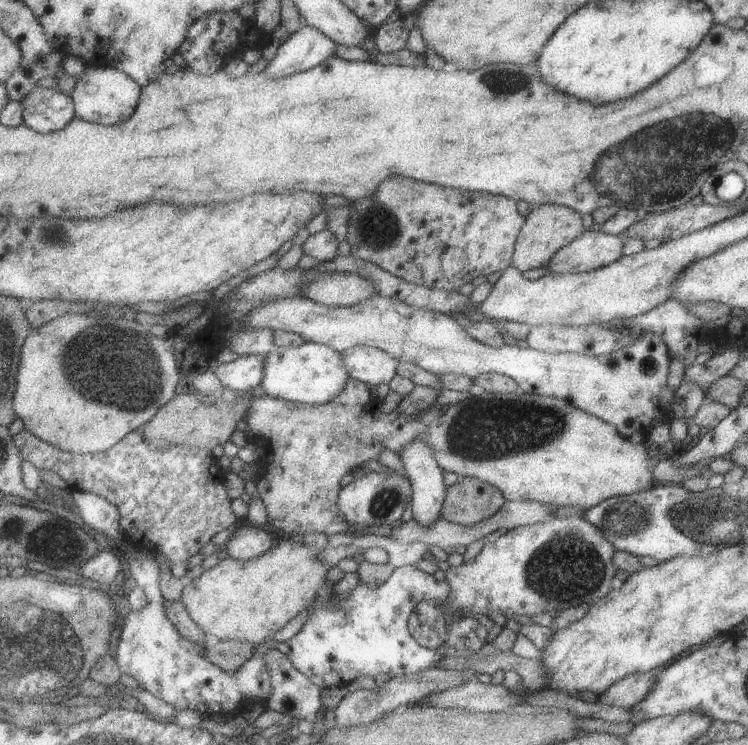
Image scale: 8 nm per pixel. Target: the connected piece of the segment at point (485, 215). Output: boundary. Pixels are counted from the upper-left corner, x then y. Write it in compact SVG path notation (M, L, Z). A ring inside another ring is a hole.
M399 176L383 184L374 196L352 205L347 238L351 254L403 280L449 292L481 274L505 272L514 263L516 244L526 223L515 199Z

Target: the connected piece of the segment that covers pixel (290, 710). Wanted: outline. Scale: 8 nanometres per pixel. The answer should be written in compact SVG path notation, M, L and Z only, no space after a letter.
M269 650L266 662L273 682L267 708L306 720L313 720L325 708L322 688L299 672L283 652Z

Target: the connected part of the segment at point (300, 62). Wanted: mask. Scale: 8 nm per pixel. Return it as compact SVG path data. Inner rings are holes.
M302 24L293 36L279 46L275 57L264 71L275 80L302 73L337 54L337 43L321 30Z

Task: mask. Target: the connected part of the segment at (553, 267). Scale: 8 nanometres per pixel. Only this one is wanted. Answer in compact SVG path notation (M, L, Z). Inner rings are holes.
M598 231L583 232L567 243L543 266L546 274L575 274L593 271L615 262L621 256L625 239L620 235L608 235Z

